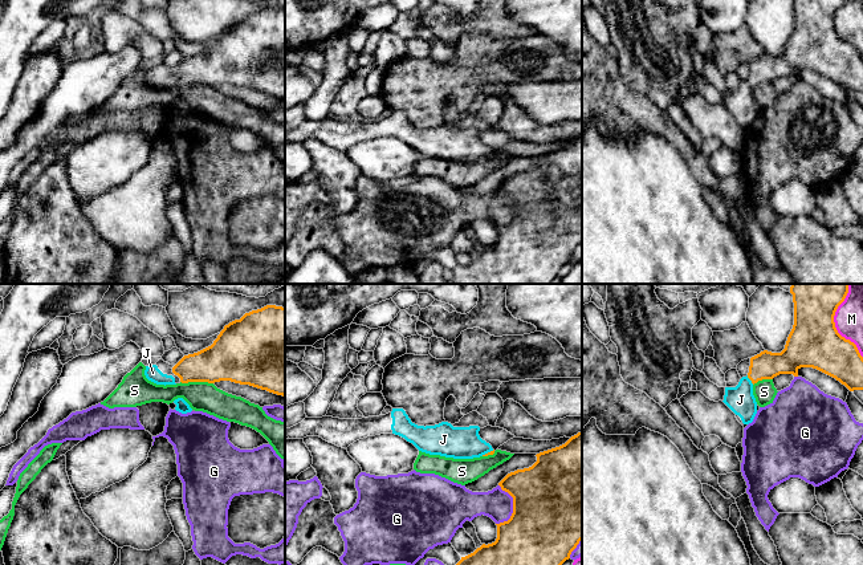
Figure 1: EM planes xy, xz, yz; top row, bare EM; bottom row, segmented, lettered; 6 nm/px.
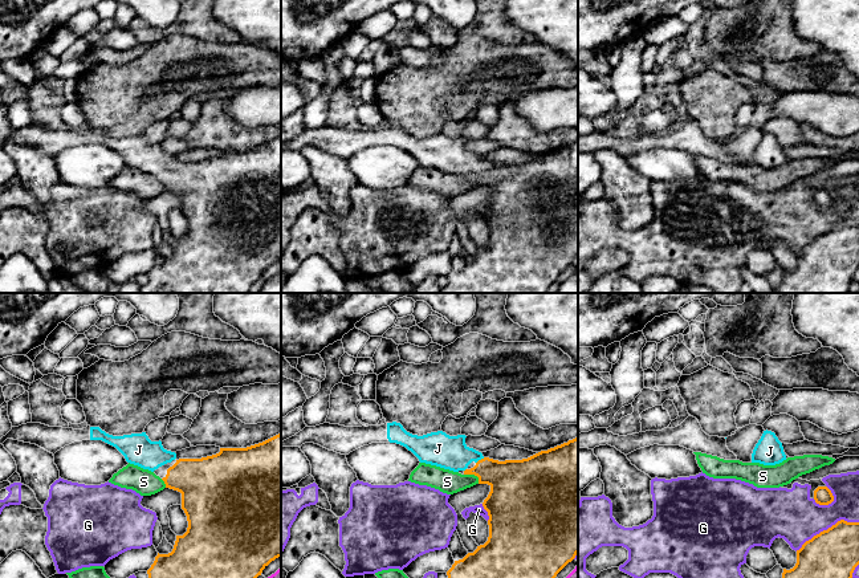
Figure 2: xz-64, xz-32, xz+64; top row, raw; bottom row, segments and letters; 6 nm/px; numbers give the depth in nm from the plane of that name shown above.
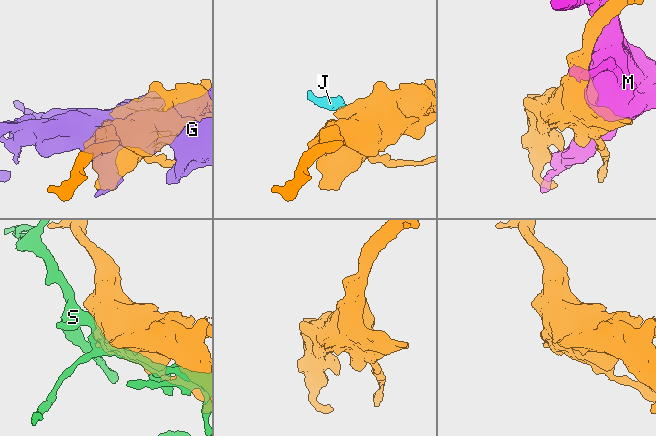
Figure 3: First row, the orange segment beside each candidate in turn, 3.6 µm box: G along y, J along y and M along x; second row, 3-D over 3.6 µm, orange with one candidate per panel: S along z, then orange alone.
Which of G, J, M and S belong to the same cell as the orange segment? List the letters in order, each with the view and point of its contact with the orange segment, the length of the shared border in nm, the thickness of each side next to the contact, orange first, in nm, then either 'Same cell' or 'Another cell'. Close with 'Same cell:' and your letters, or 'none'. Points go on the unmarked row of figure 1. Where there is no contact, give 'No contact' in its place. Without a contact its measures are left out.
G: Touches orange at xz (513, 210). Shared border 240 nm. Thickness 500 nm (orange) against 190 nm. Another cell
J: Touches orange at yz (749, 81). Shared border 70 nm. Thickness 170 nm (orange) against 170 nm. Same cell
M: Touches orange at yz (835, 32). Shared border 380 nm. Thickness 300 nm (orange) against 180 nm. Another cell
S: Touches orange at xy (196, 84). Shared border 200 nm. Thickness 280 nm (orange) against 180 nm. Another cell
Same cell: J

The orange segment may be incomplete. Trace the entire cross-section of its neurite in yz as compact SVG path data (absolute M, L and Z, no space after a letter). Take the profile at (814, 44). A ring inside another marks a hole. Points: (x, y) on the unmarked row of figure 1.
M793 0L794 28L781 56L768 53L750 61L749 76L736 90L725 90L724 106L741 121L744 127L753 125L757 105L753 88L762 82L773 82L779 77L798 80L801 70L817 72L844 88L850 94L863 93L863 60L856 48L842 40L834 25L838 9L846 0Z

